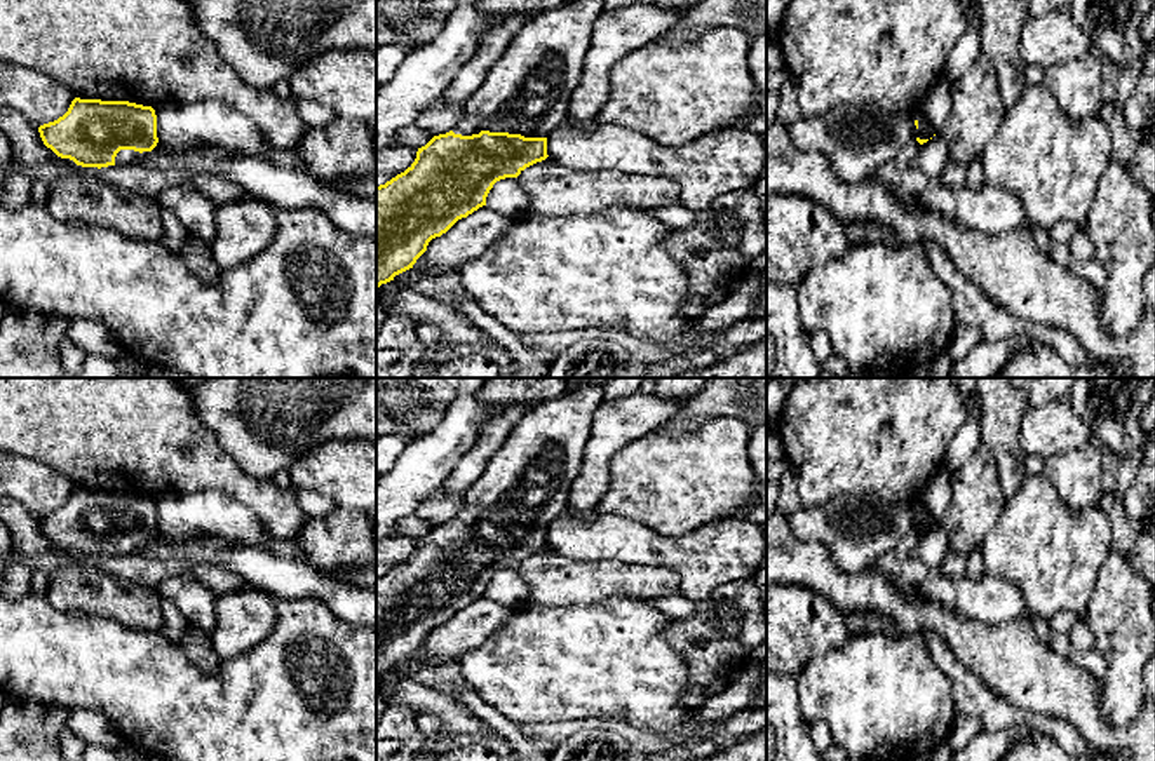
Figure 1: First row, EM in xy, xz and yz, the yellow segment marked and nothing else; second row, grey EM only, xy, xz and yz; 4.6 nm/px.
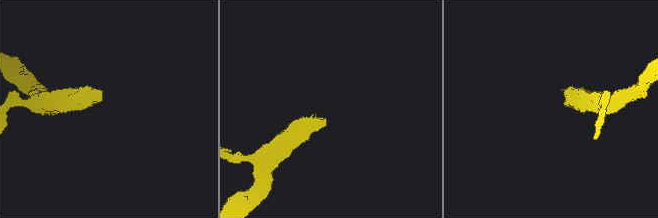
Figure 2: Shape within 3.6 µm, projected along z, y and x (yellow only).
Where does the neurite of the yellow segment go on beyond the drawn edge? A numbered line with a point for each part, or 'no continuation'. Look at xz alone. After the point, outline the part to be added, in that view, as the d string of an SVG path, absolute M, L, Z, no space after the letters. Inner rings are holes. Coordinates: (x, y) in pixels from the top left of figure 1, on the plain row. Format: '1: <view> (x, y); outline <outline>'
1: xz (528, 479); outline M608 378L570 387L561 397L542 402L526 413L488 461L483 475L463 495L455 524L481 521L549 528L570 507L570 488L580 474L596 409L605 399Z

